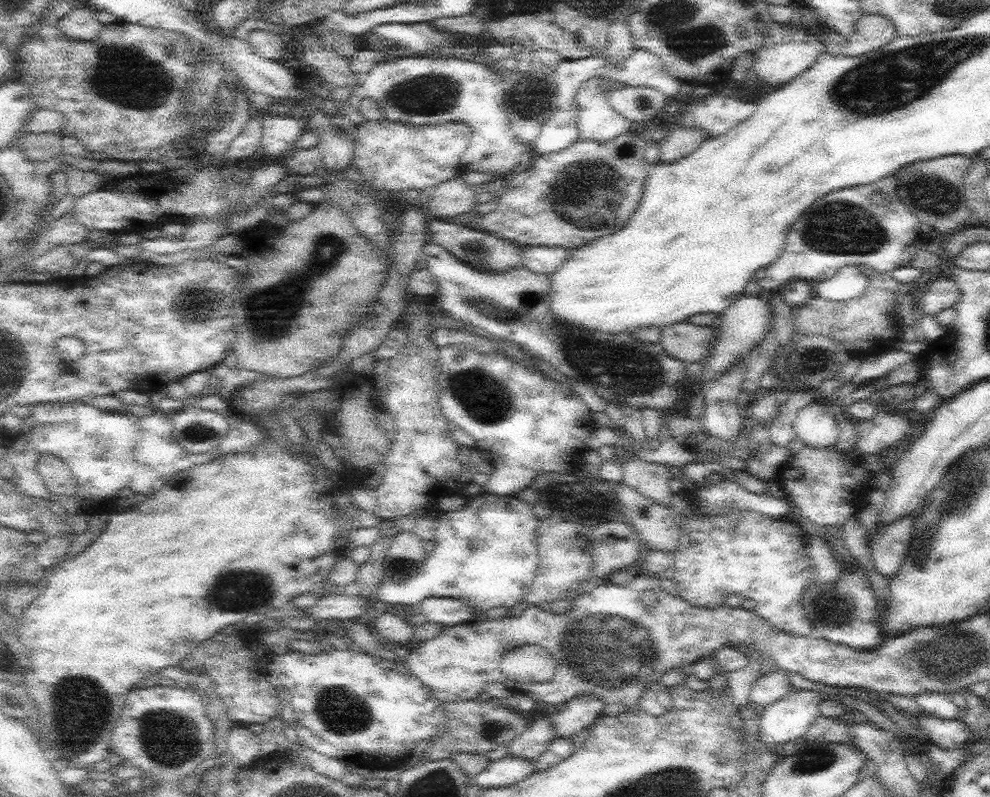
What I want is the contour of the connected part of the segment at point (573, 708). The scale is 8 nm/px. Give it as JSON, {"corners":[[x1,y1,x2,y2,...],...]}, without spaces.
{"corners":[[590,694,570,700,560,712,554,714,557,737,573,737,577,732,592,725,605,709,604,700]]}

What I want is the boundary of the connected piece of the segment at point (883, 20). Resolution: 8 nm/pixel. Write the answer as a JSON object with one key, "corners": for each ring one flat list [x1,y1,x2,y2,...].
{"corners":[[881,14,862,15,858,20,855,33,845,41,846,56,862,56,892,42,898,31,890,17]]}

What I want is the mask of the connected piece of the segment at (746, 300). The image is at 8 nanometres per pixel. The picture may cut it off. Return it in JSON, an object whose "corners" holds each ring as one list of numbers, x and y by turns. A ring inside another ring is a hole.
{"corners":[[743,294,721,315,724,316,721,326,722,333,713,342,706,361,702,361,702,366,705,367,702,378,707,383,719,379,730,367,734,367,736,364,740,364,740,360,748,358,751,350,754,350,754,346,771,329,770,322,773,320,774,313,772,313,770,302,766,299,757,295]]}

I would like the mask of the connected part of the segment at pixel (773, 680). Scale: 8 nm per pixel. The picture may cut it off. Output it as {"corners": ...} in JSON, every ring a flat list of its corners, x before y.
{"corners":[[772,671,770,674,758,678,749,693,749,702,752,706,759,707,762,711,776,704,791,692,790,678,786,671]]}

